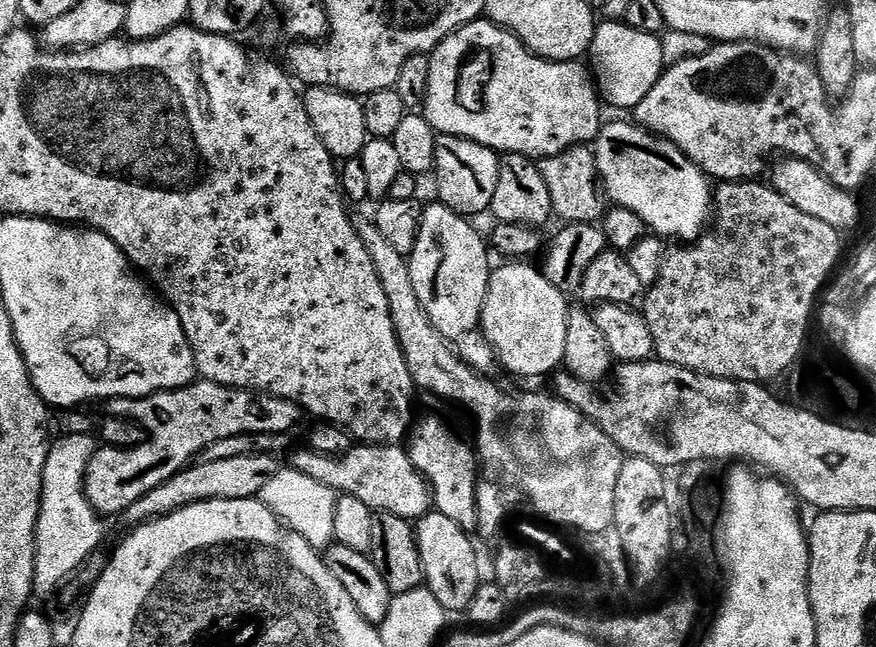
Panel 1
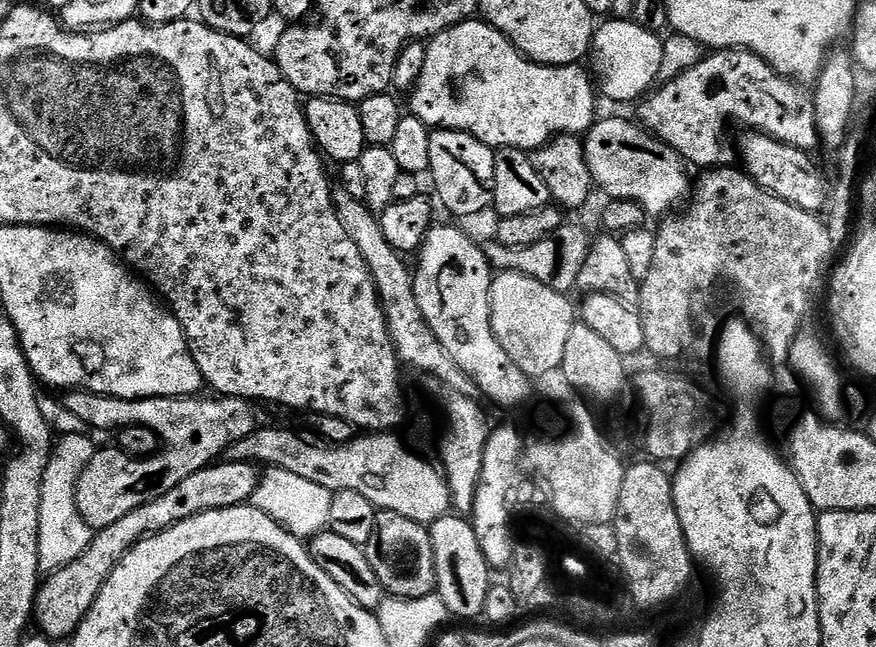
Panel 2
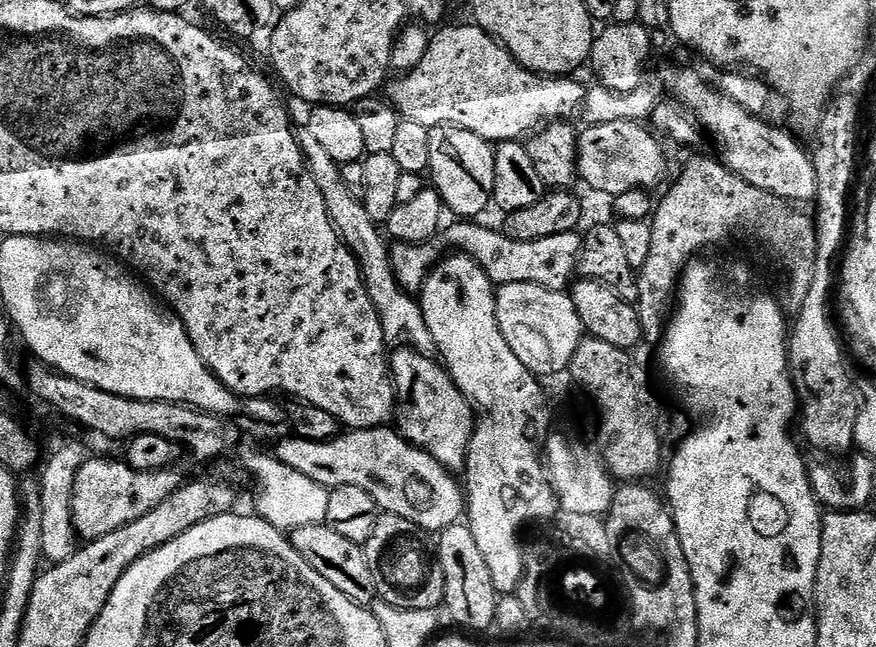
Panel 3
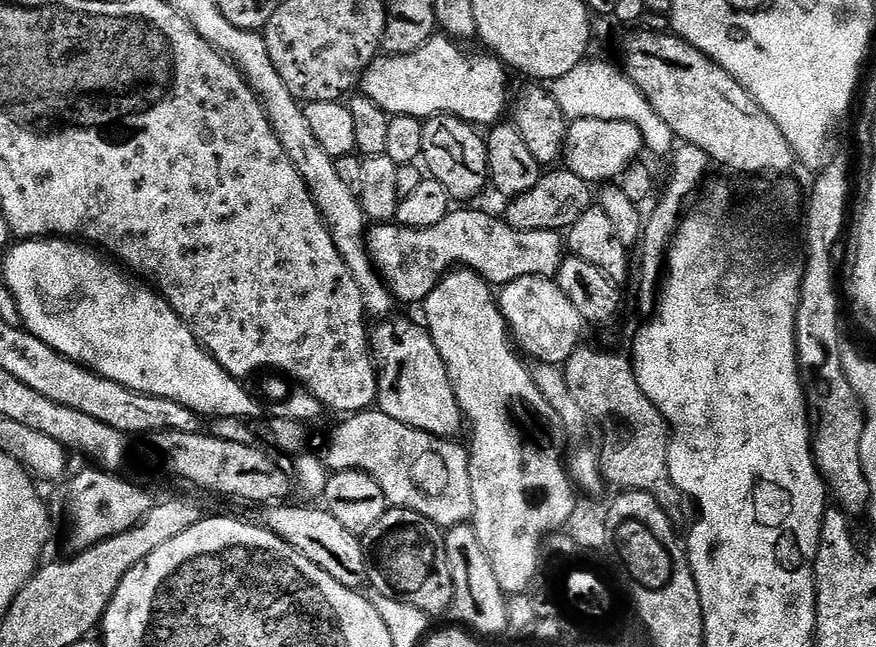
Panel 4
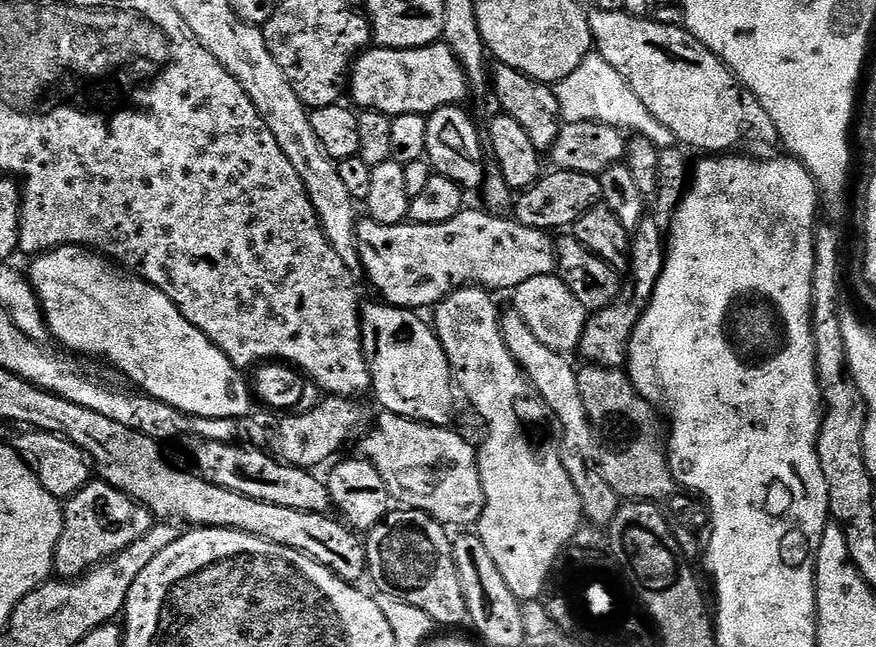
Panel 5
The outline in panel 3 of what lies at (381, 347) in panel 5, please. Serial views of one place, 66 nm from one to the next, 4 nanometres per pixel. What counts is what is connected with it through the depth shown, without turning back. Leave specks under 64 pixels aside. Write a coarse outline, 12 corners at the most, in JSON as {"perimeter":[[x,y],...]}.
{"perimeter":[[390,356],[395,427],[453,474],[465,471],[472,405],[443,363]]}

